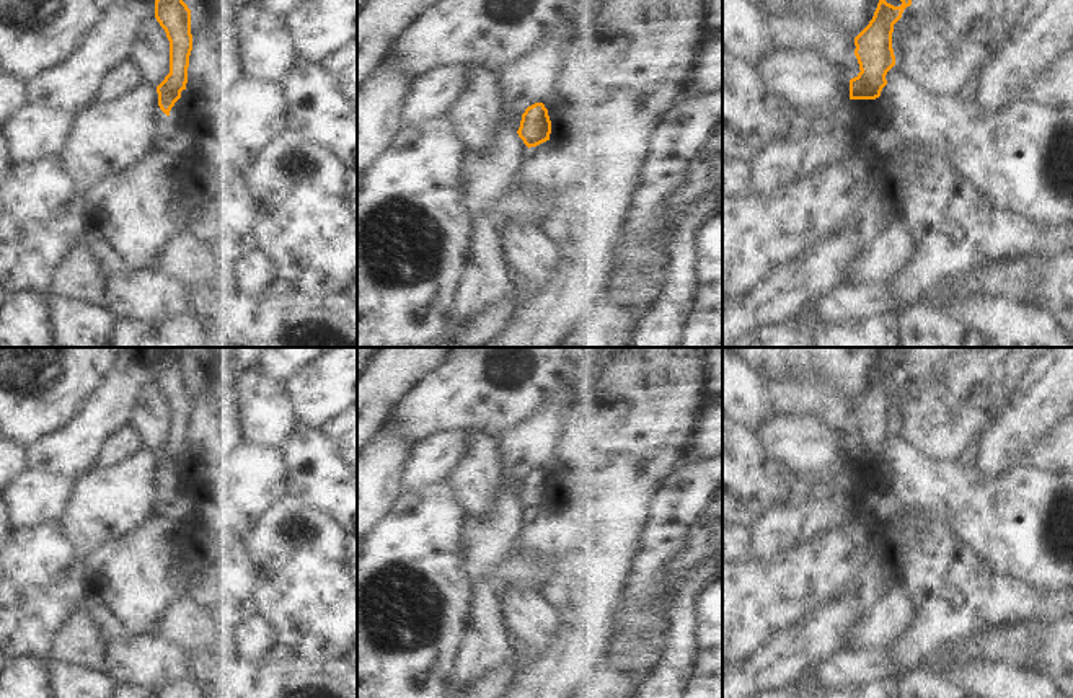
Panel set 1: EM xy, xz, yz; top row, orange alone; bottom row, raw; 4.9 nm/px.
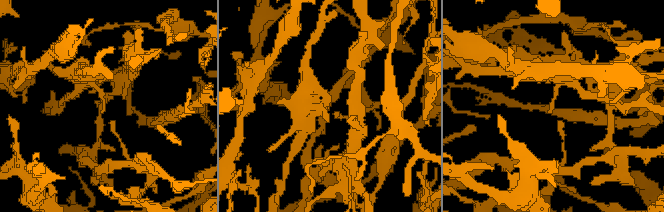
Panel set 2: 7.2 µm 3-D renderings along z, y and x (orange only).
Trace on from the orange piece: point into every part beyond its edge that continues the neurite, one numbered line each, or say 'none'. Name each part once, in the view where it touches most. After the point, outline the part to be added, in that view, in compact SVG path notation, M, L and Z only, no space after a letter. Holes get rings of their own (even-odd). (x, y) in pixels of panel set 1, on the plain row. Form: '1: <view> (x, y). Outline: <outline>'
none.

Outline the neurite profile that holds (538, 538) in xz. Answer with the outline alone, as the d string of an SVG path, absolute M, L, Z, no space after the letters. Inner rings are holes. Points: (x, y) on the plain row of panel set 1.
M546 506L528 514L515 545L536 559L563 559L577 538L577 533L567 527L554 528L551 525L550 506Z

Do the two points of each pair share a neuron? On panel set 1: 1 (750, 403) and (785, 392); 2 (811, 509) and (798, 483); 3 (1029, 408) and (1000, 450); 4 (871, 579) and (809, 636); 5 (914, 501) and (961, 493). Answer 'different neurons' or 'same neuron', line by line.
1: different neurons
2: different neurons
3: same neuron
4: same neuron
5: different neurons

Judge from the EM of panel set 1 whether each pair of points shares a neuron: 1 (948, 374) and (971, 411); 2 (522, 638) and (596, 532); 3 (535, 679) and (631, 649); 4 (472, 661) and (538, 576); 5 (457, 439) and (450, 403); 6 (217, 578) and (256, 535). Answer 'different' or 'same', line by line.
1: different
2: different
3: different
4: same
5: different
6: different

